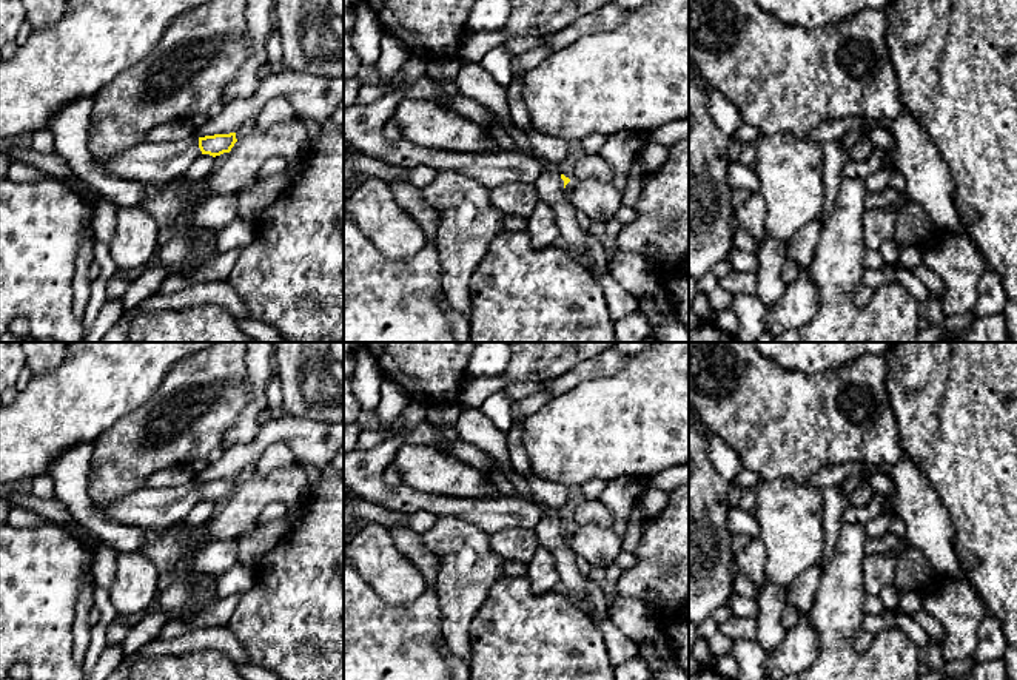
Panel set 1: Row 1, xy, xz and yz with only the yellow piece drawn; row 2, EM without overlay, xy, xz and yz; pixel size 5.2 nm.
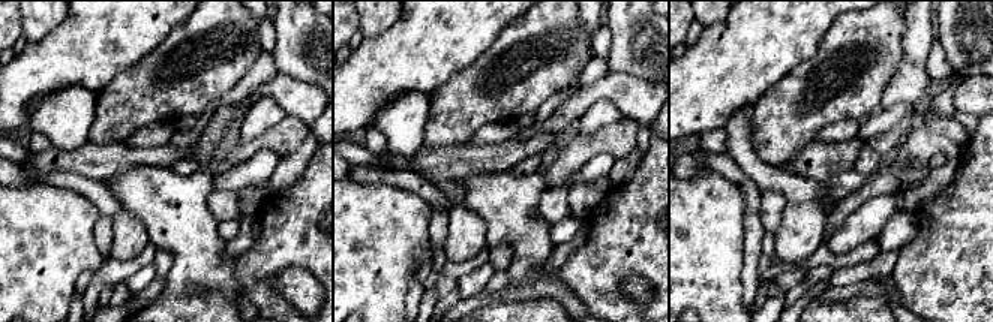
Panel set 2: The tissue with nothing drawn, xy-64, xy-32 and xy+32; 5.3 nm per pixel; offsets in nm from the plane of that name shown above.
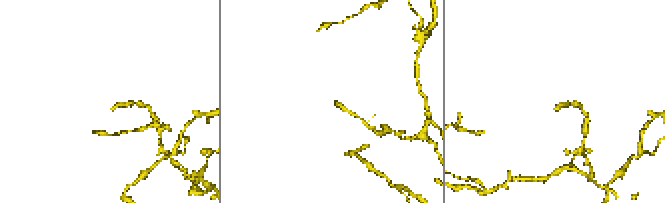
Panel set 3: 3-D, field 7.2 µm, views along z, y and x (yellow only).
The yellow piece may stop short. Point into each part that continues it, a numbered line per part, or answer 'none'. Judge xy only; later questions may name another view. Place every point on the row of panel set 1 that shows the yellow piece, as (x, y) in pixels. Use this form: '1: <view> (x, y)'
1: xy (147, 162)

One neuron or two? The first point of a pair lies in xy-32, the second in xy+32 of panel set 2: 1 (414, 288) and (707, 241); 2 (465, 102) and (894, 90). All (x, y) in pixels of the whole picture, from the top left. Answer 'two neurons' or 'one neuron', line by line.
1: two neurons
2: two neurons

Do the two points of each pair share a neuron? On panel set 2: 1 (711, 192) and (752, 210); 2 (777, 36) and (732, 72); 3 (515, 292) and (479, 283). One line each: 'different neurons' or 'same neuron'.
1: different neurons
2: same neuron
3: different neurons

